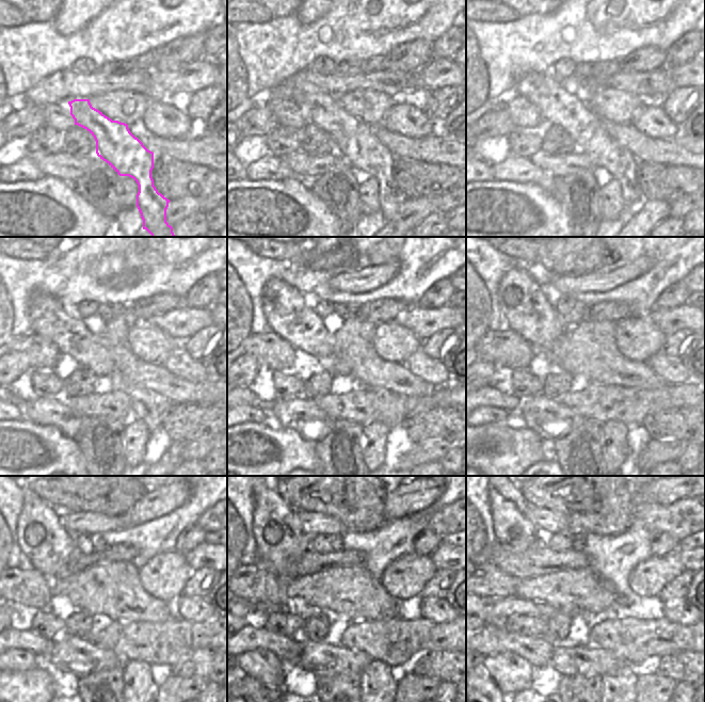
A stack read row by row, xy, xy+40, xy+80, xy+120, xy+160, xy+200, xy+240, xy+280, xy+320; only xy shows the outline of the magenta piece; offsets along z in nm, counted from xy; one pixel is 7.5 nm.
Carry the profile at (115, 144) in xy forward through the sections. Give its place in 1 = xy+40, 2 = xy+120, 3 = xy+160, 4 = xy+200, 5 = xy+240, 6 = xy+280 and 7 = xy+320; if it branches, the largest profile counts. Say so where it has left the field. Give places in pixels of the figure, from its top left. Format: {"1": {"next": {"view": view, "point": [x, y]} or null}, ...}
{"1": {"next": {"view": "xy+40", "point": [354, 141]}}, "2": {"next": {"view": "xy+120", "point": [49, 317]}}, "3": {"next": {"view": "xy+160", "point": [289, 314]}}, "4": {"next": {"view": "xy+200", "point": [526, 307]}}, "5": {"next": {"view": "xy+240", "point": [47, 546]}}, "6": {"next": {"view": "xy+280", "point": [279, 538]}}, "7": {"next": {"view": "xy+320", "point": [511, 525]}}}

